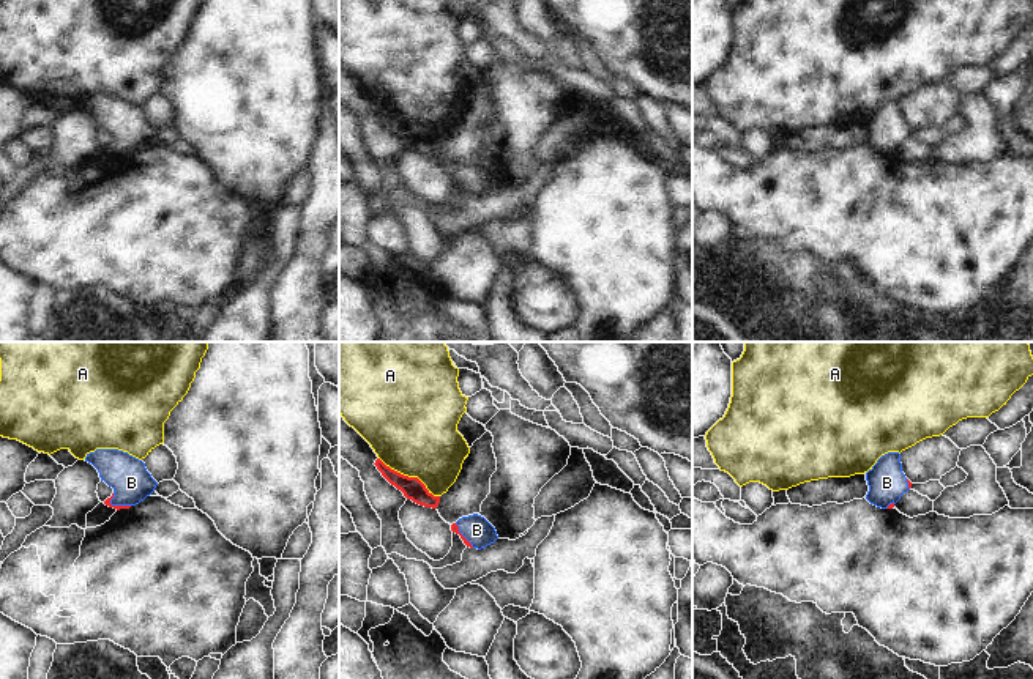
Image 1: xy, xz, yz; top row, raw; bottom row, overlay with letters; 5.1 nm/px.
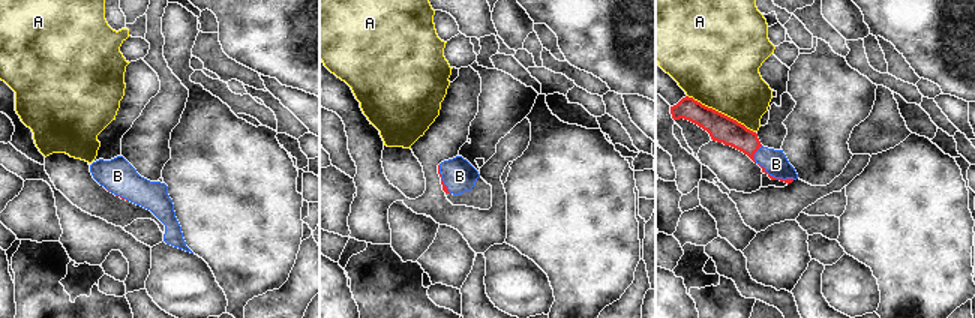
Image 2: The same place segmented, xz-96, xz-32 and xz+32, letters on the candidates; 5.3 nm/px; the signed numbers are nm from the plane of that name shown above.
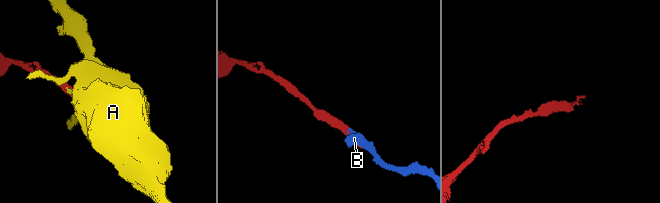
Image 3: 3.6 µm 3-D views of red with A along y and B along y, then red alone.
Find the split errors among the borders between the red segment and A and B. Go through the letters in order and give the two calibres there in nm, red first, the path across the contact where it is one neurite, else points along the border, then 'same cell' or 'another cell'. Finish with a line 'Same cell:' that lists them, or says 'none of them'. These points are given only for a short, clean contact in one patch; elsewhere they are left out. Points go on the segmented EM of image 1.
A: 110/460 nm | another cell
B: 30/200 nm | across xy (108, 501), (115, 506), (131, 482) | same cell
Same cell: B

